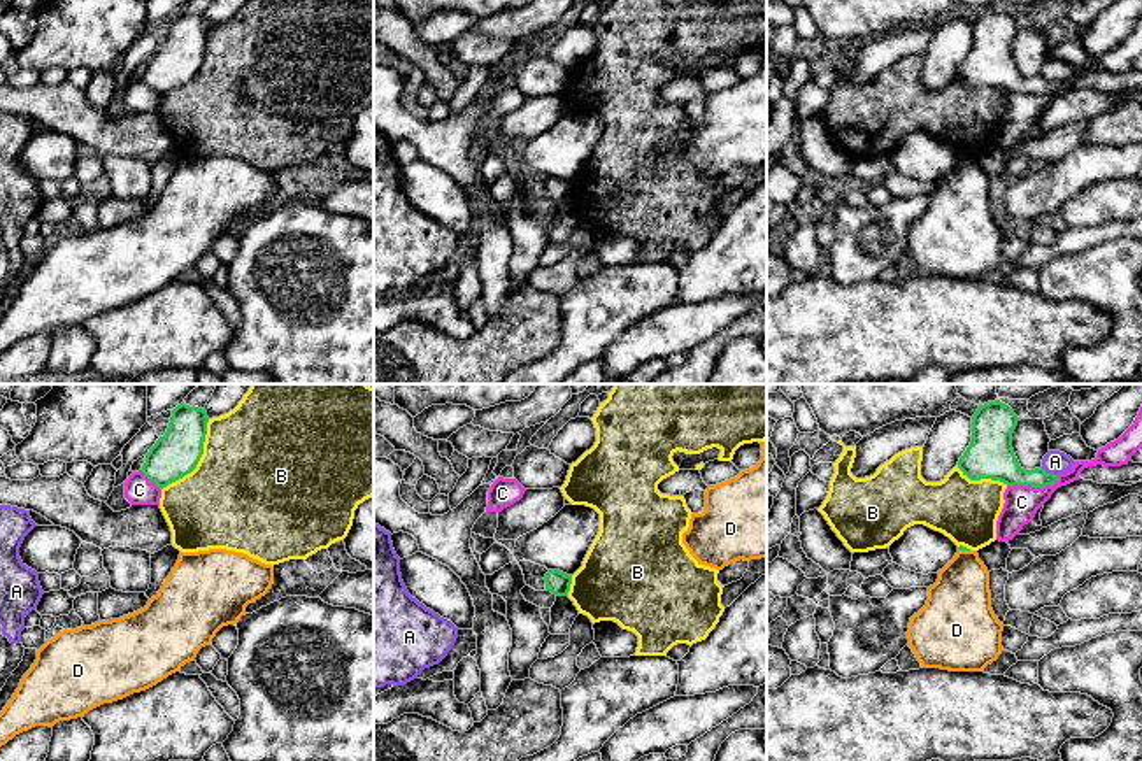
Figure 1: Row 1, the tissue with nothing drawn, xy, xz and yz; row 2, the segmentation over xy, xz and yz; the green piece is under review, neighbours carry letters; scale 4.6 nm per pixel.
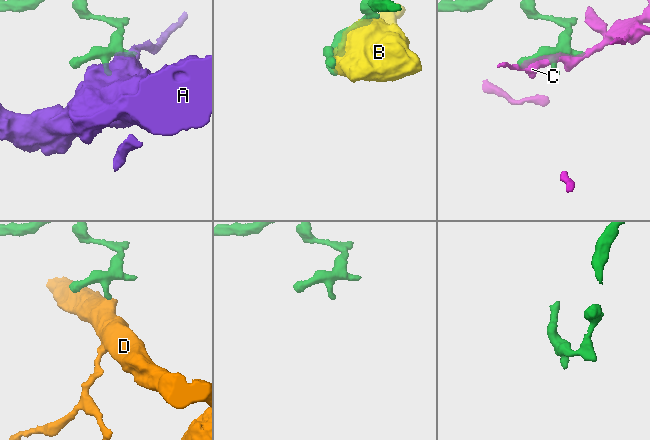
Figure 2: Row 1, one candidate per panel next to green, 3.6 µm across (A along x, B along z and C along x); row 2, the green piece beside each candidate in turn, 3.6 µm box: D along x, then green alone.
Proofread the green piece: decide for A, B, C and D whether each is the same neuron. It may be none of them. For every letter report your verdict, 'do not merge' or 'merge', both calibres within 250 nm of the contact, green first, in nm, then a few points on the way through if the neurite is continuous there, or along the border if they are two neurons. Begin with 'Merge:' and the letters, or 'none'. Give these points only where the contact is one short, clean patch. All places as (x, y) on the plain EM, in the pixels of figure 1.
Merge: none
A: do not merge | 170/110 nm | along yz (1041, 74), (1056, 83)
B: do not merge | 200/500 nm
C: do not merge | 220/160 nm
D: do not merge | 20/300 nm | along yz (958, 155), (969, 158)

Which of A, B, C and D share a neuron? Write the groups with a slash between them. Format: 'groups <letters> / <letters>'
groups A / B / C / D

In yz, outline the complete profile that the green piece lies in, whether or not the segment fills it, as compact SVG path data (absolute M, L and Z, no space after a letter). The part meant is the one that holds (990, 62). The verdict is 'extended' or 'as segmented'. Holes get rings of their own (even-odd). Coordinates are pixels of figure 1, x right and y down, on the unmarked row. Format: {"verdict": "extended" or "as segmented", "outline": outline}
{"verdict": "as segmented", "outline": "M1000 7L979 12L972 25L972 49L958 68L970 88L991 86L1007 93L1054 93L1058 82L1042 74L1024 77L1012 56L1012 40L1019 25Z"}

